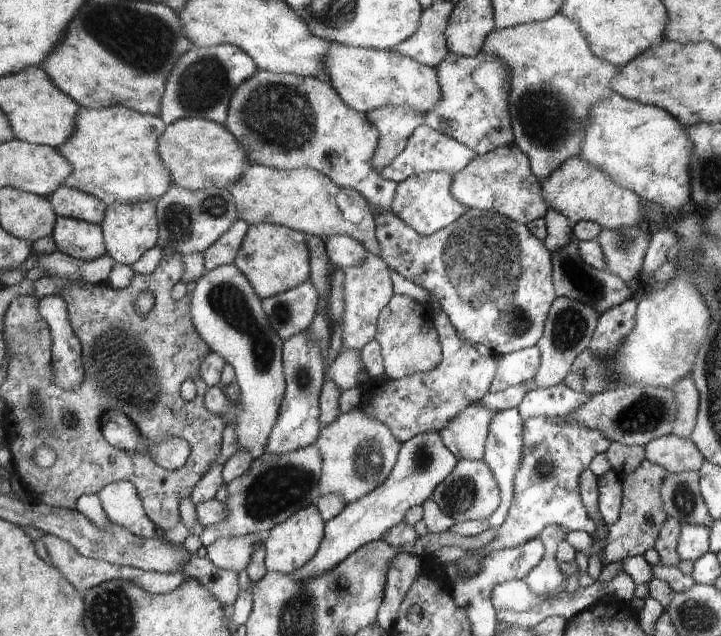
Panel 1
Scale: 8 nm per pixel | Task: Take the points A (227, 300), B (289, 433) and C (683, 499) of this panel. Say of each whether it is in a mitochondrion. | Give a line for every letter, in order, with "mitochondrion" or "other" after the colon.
A: mitochondrion
B: other
C: mitochondrion

